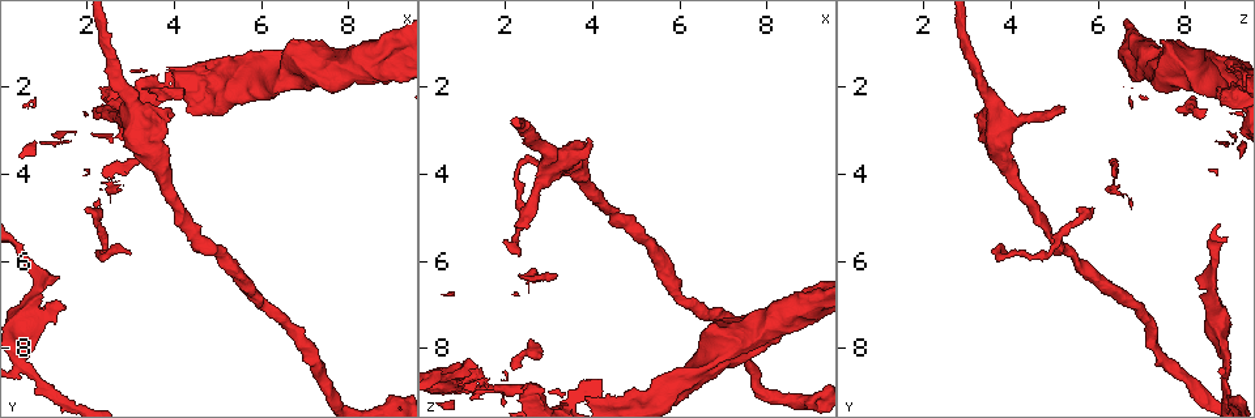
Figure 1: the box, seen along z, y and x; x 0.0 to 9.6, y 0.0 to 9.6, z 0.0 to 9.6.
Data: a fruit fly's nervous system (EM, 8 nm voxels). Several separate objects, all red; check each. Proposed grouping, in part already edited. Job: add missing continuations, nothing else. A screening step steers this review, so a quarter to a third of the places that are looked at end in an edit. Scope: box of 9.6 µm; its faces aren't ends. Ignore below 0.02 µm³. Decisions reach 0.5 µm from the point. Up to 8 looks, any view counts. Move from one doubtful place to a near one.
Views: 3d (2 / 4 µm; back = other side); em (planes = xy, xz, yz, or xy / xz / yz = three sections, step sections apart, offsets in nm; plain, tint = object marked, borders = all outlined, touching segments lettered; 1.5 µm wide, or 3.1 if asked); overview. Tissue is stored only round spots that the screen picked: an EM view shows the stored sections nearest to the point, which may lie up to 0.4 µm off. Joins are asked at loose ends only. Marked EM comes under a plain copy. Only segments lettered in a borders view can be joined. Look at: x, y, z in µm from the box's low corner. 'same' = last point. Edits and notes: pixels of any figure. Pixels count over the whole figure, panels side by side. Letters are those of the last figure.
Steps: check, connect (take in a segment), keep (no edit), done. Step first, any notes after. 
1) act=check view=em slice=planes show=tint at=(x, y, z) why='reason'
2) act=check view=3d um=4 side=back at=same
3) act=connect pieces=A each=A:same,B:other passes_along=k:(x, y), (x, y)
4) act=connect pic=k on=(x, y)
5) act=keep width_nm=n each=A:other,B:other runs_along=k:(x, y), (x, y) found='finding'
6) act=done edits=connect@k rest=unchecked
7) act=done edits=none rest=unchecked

act=check view=3d um=4 at=(6.75, 0.95, 7.45) why='thick end'

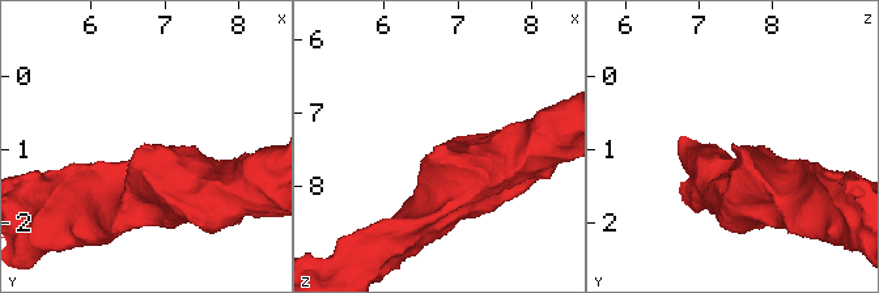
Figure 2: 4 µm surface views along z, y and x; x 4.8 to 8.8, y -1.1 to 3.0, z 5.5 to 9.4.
act=check view=em um=3.1 slice=planes show=borders at=(6.75, 1.00, 7.40)

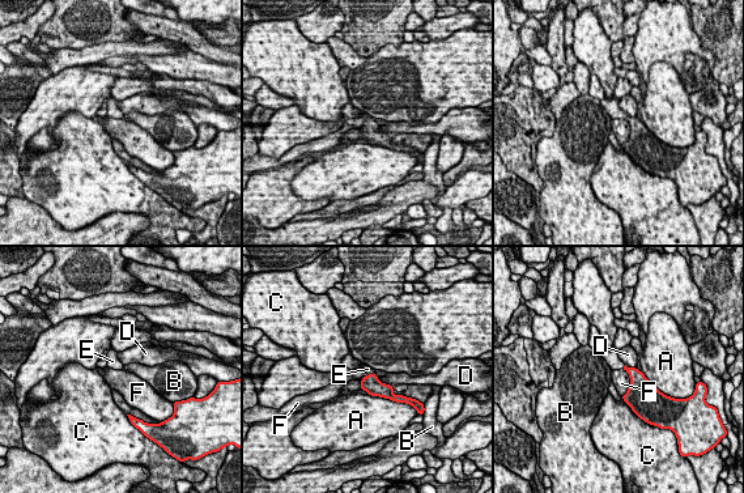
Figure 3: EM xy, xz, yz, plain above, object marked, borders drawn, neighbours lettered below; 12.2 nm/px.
act=connect pieces=E each=A:other,B:other,C:other,D:other,E:same,F:other passes_along=3:(369, 383), (372, 374), (368, 369) found='it goes on there'

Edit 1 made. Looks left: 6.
act=check view=overview

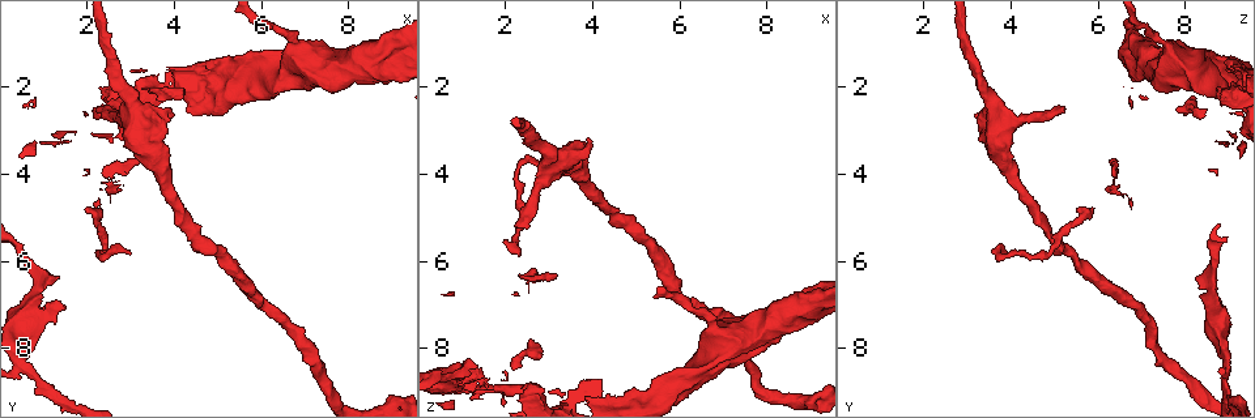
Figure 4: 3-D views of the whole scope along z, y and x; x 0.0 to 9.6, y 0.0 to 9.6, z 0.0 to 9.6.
act=check view=em slice=xz step=8 show=borders at=(9.05, 9.05, 9.20) why='free end'

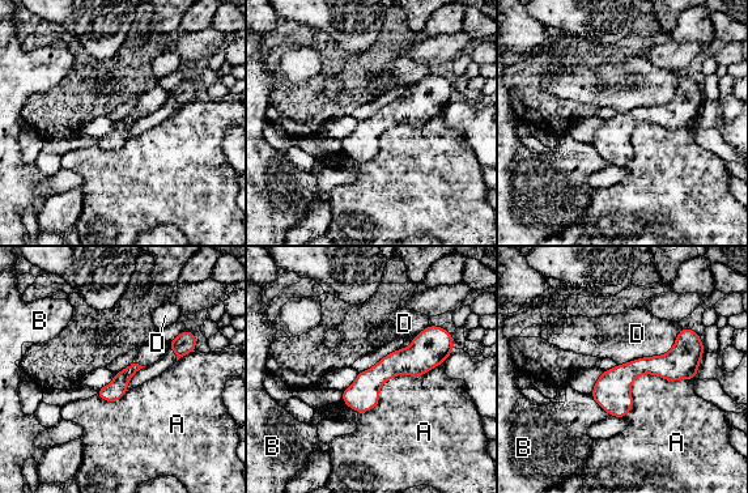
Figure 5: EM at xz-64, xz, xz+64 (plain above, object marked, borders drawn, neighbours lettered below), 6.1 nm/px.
act=check view=em slice=planes show=borders at=same

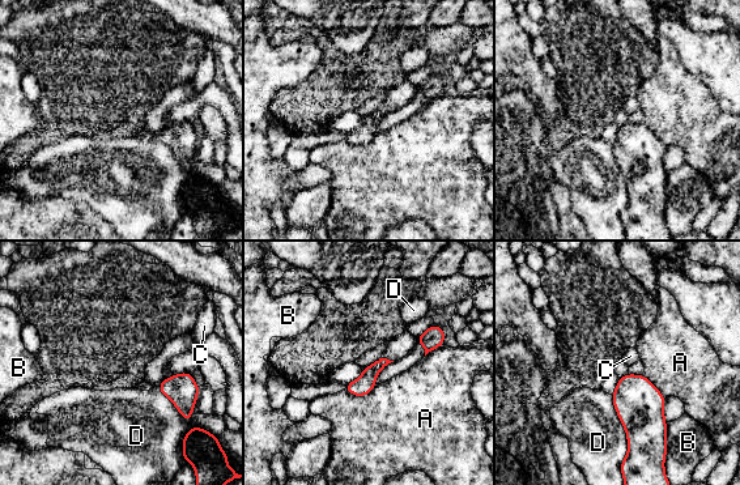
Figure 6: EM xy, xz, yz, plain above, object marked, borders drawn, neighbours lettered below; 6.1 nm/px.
act=keep each=A:other,B:other,C:other,D:other border=6:(375, 384), (365, 395), (344, 390) found='none of them fits'

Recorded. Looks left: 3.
act=check view=3d um=4 at=(3.05, 5.80, 3.90) why='tapers out'

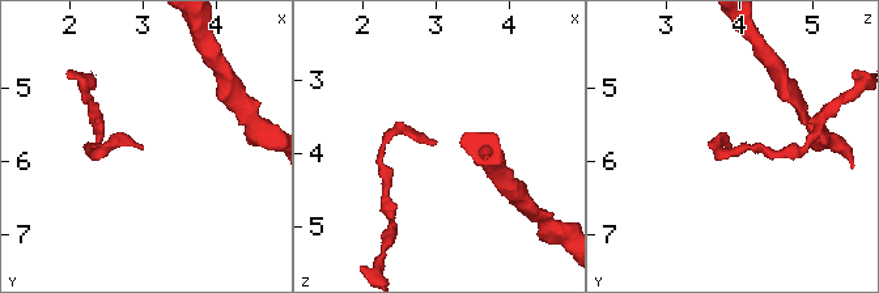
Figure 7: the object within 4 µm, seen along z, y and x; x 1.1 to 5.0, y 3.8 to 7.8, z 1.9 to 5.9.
act=check view=em slice=yz step=8 show=tint at=(3.00, 5.80, 3.90)

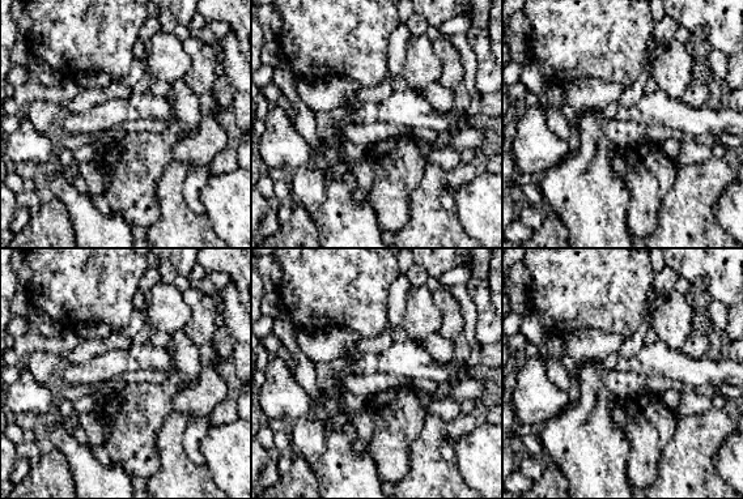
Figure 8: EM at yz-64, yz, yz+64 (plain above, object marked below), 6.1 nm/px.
act=check view=em slice=planes show=borders at=same why='another direction'

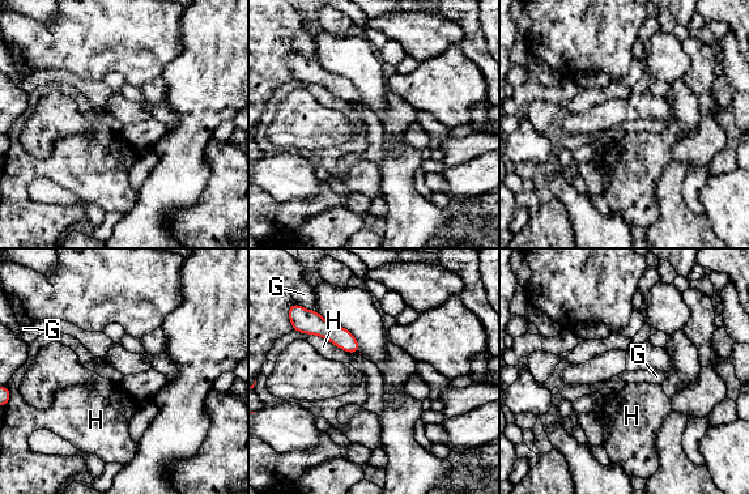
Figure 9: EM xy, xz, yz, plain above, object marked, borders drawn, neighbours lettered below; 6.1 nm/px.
act=keep longest_contact=H:380nm each=G:other,H:other runs_along=9:(310, 314), (356, 349) found='none of them fits'

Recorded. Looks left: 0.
act=done edits=connect@3 rest=unchecked

